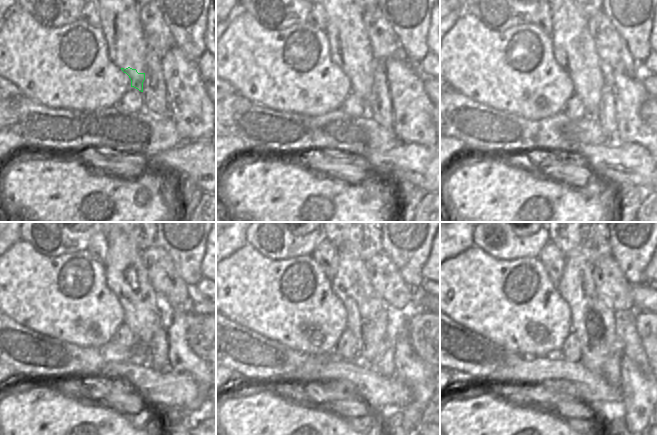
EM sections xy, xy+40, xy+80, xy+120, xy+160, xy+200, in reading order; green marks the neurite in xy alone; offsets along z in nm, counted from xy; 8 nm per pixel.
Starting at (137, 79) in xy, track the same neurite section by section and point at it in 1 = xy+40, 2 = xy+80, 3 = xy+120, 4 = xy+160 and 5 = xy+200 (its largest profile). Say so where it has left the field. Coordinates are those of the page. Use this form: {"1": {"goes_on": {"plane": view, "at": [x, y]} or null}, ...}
{"1": {"goes_on": {"plane": "xy+40", "at": [361, 83]}}, "2": {"goes_on": {"plane": "xy+80", "at": [587, 86]}}, "3": {"goes_on": {"plane": "xy+120", "at": [144, 316]}}, "4": {"goes_on": {"plane": "xy+160", "at": [367, 317]}}, "5": {"goes_on": {"plane": "xy+200", "at": [593, 320]}}}

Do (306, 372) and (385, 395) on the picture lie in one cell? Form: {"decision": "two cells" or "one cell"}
{"decision": "one cell"}

